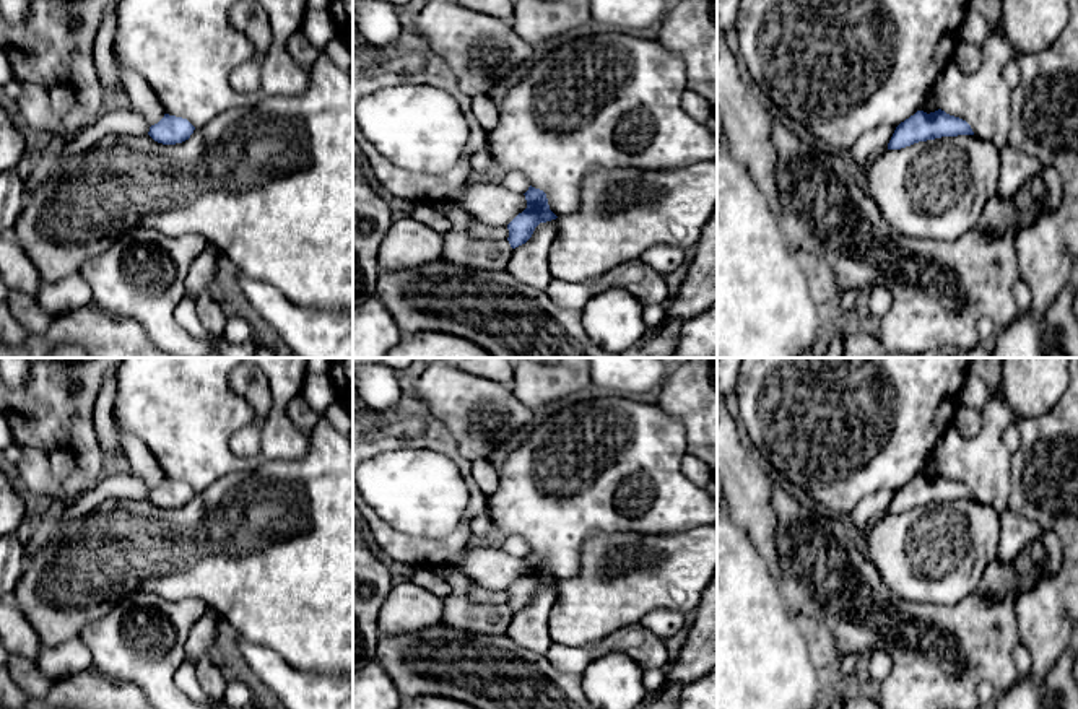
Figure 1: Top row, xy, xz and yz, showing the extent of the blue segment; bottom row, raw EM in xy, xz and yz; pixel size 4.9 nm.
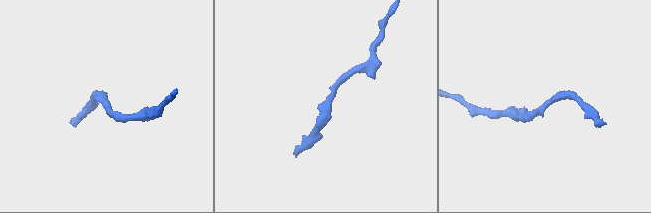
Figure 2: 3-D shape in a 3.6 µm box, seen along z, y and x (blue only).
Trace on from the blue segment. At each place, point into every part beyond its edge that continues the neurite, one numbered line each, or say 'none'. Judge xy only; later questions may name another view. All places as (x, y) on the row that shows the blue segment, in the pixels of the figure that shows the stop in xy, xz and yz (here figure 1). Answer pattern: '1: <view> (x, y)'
none

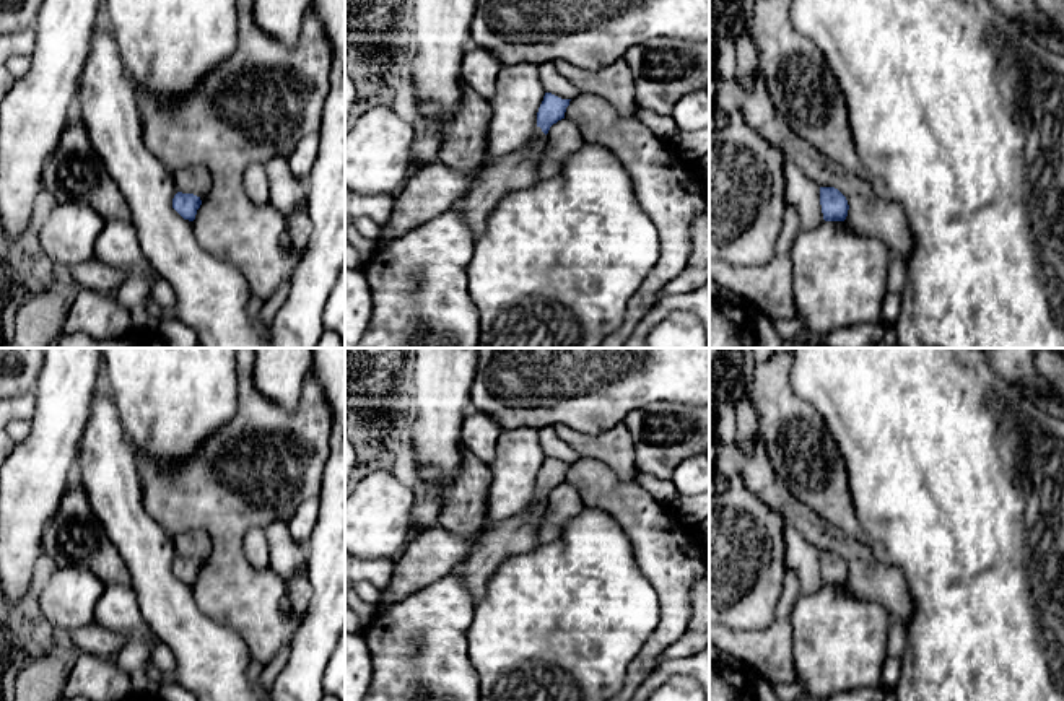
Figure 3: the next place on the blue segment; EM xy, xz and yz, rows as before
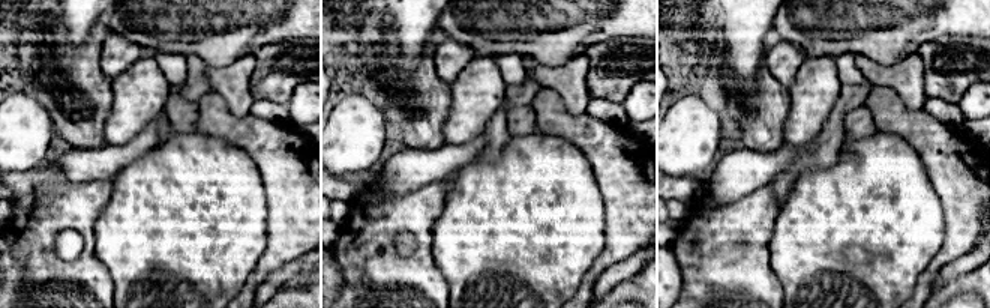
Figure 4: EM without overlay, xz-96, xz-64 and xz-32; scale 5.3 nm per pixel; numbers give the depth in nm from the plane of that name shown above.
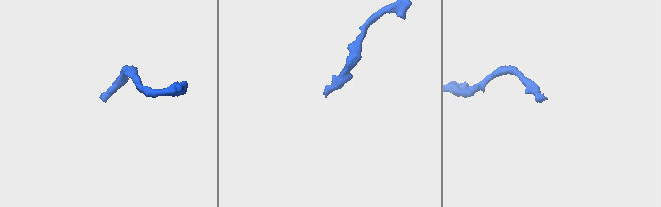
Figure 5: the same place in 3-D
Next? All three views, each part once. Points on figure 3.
1: xz (516, 171)

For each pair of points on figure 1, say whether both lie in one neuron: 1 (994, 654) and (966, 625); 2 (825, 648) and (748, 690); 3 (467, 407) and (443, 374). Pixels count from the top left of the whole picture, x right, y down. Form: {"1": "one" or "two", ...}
{"1": "one", "2": "two", "3": "one"}

